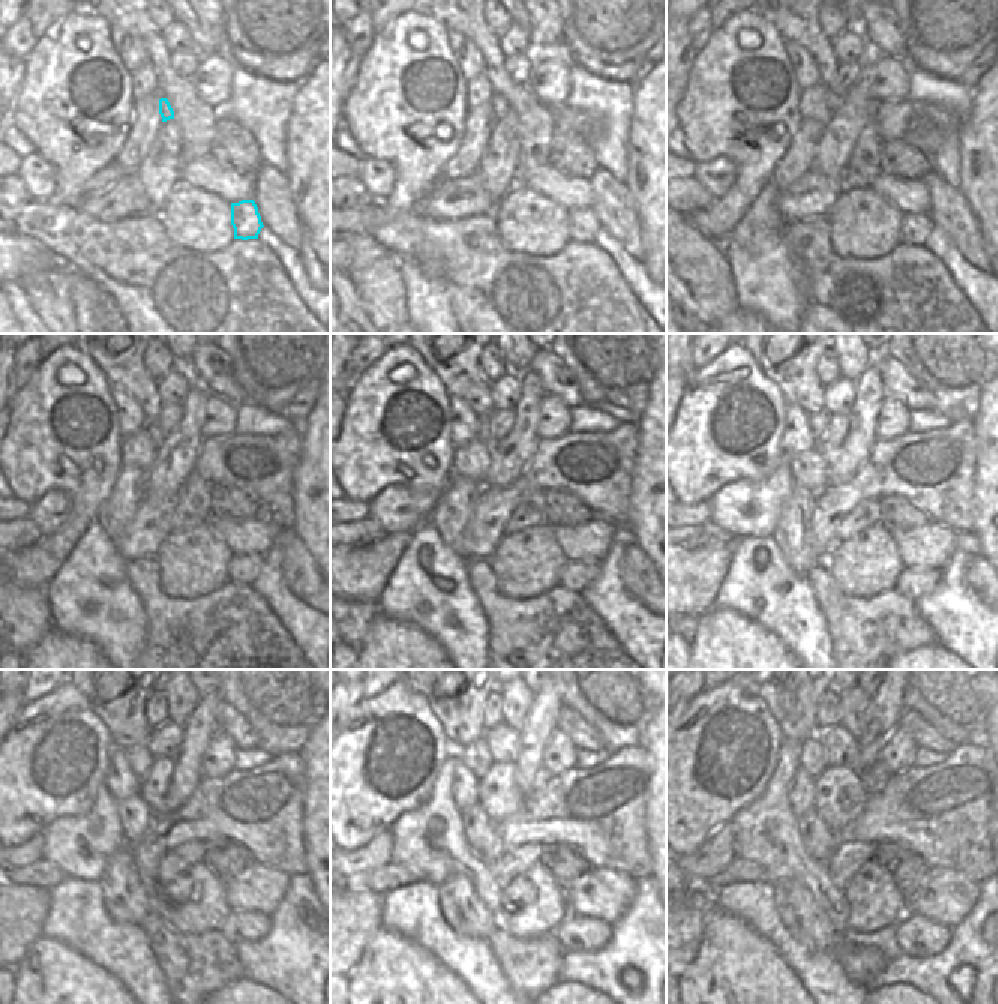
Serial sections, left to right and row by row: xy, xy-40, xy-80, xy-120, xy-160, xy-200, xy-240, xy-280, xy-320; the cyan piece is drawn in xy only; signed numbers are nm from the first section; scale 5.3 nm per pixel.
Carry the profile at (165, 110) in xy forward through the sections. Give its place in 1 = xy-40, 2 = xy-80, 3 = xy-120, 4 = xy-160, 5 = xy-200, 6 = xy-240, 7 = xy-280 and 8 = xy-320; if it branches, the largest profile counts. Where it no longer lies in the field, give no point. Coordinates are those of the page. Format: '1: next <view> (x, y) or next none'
1: next xy-40 (500, 107)
2: next xy-80 (833, 101)
3: next xy-120 (150, 425)
4: next xy-160 (483, 434)
5: next xy-200 (818, 422)
6: next xy-240 (140, 758)
7: next xy-280 (476, 755)
8: next xy-320 (812, 755)

